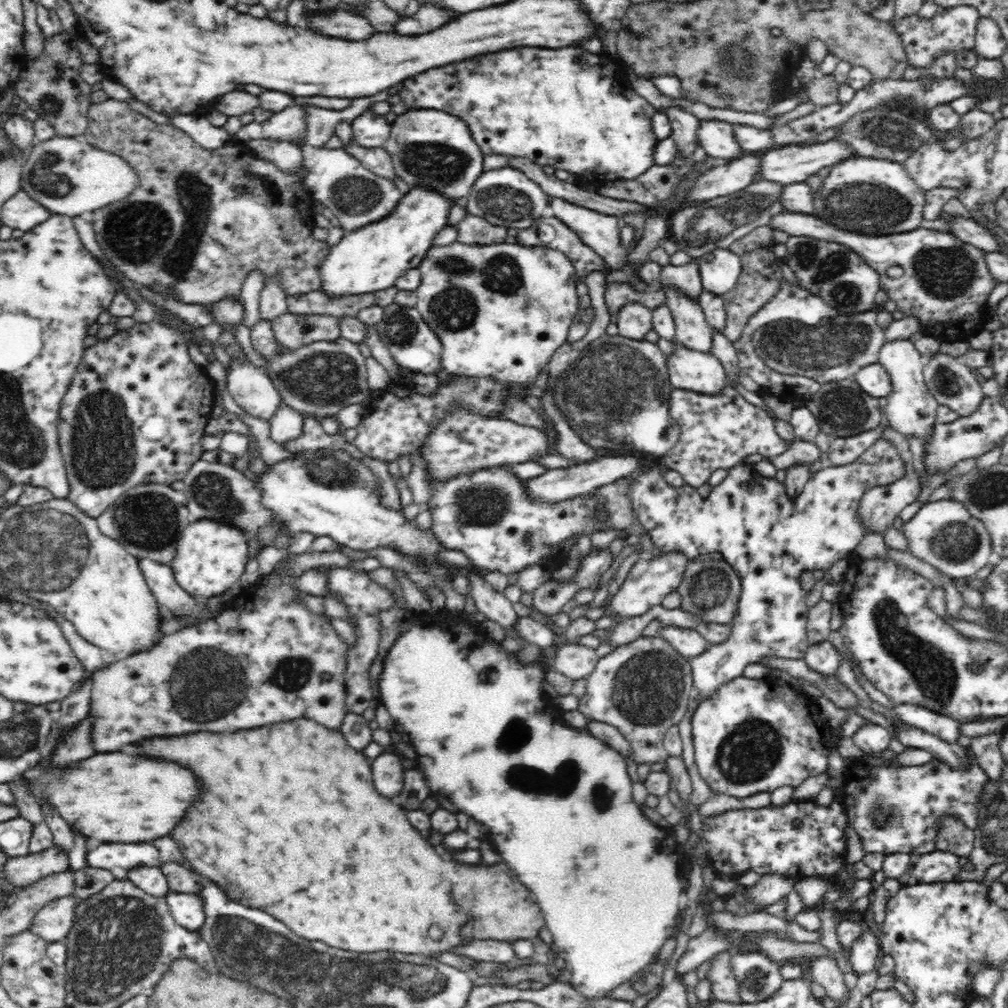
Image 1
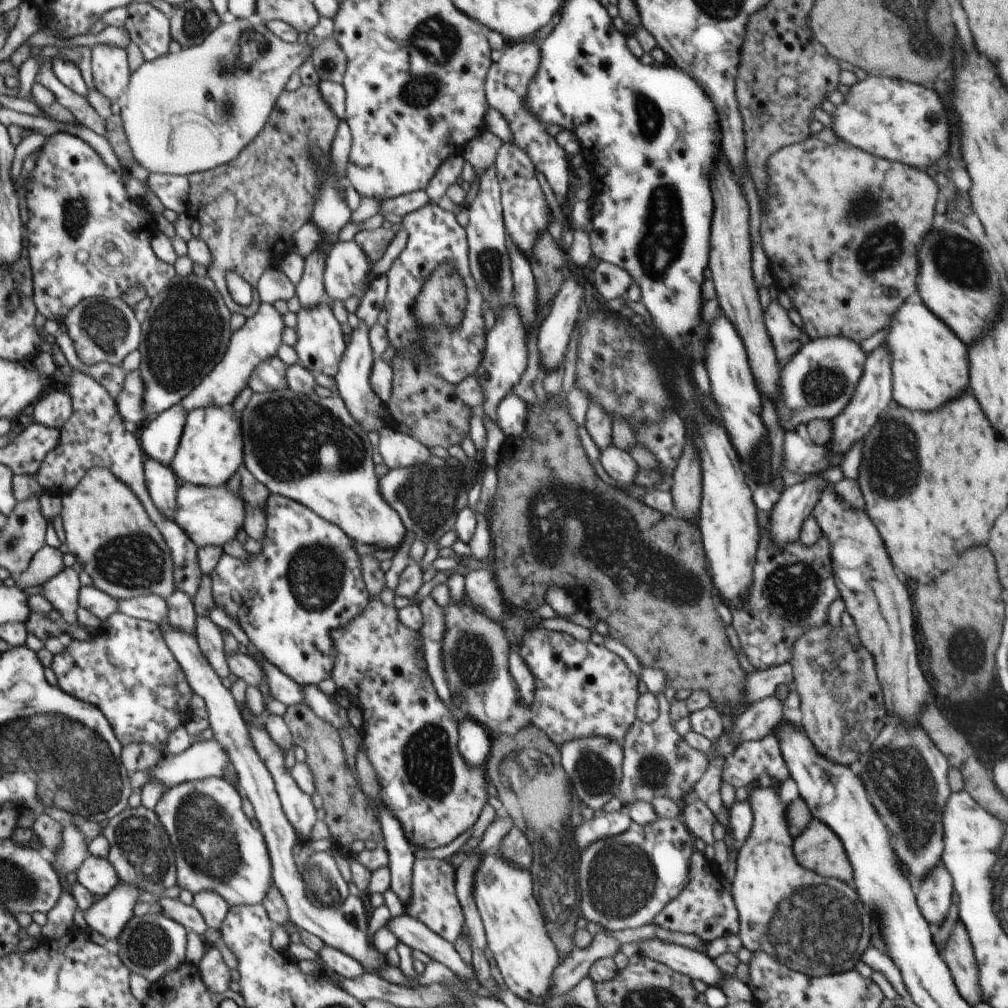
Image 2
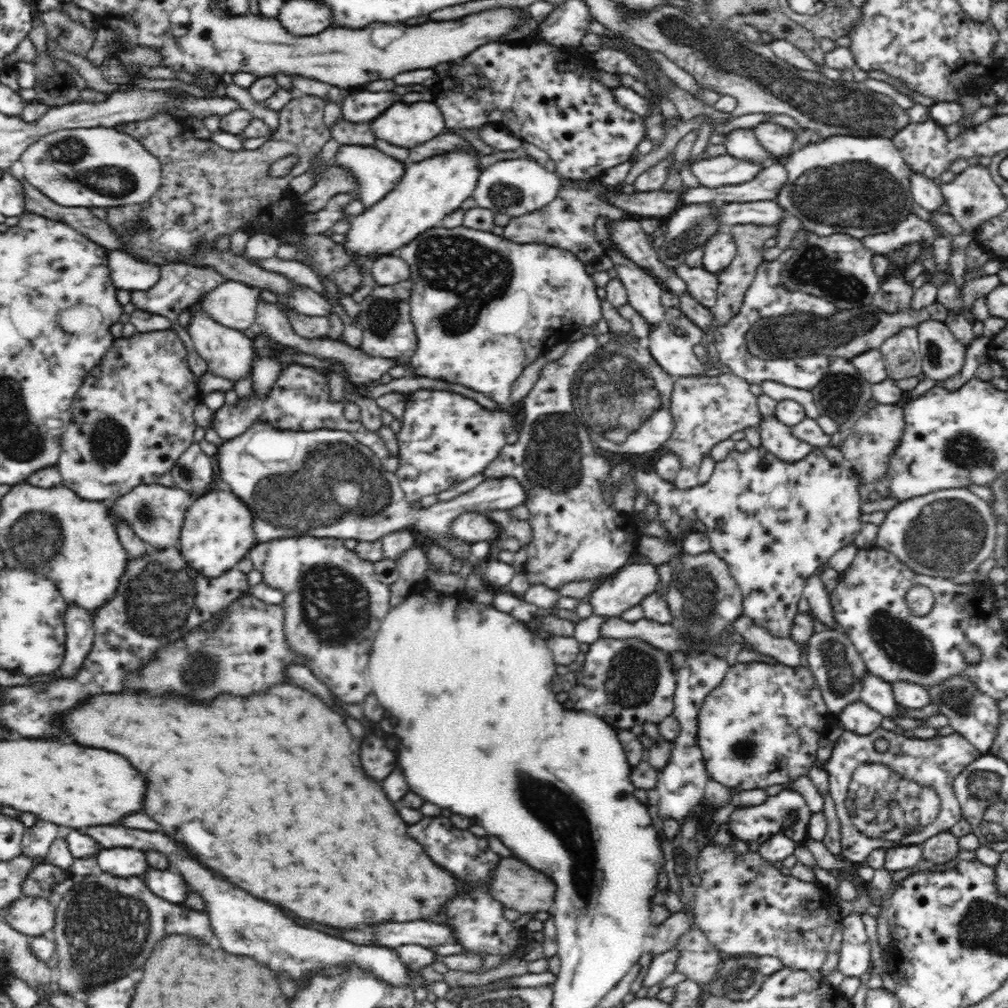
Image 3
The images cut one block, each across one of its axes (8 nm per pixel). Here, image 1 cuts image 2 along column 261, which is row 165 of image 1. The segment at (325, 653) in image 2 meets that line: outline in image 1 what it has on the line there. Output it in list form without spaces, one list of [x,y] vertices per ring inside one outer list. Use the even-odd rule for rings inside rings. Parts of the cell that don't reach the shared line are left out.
[[[565,46],[558,47],[515,47],[514,49],[501,50],[495,53],[480,54],[472,58],[466,58],[462,62],[454,62],[452,65],[445,65],[438,70],[430,70],[424,74],[416,74],[414,78],[404,80],[404,86],[398,94],[402,94],[402,102],[408,107],[416,109],[434,108],[466,122],[470,135],[474,137],[474,143],[480,147],[480,151],[486,156],[512,156],[524,157],[543,167],[553,166],[558,170],[567,170],[572,174],[590,174],[590,176],[604,176],[604,174],[614,174],[614,178],[637,179],[640,174],[645,173],[650,166],[654,165],[654,148],[658,144],[658,138],[652,129],[652,116],[656,114],[656,109],[650,105],[642,96],[634,92],[630,81],[623,74],[624,67],[618,61],[613,60],[606,52],[600,54],[590,53],[582,47]]]

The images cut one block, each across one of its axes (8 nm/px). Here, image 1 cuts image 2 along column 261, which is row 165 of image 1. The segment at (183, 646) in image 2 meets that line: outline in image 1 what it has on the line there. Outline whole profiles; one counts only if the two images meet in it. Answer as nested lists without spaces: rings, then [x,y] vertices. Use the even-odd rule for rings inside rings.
[[[836,140],[824,142],[824,144],[804,144],[790,145],[782,148],[770,149],[767,152],[760,153],[762,162],[759,164],[757,178],[759,180],[770,180],[782,185],[789,185],[797,182],[806,182],[806,179],[813,174],[817,174],[821,168],[828,168],[834,163],[848,158],[854,158],[856,151],[848,148],[848,145]]]

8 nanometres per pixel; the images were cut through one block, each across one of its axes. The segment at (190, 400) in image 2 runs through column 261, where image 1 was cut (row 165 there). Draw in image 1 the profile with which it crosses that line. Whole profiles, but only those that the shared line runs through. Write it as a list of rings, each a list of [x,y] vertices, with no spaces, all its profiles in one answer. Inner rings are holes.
[[[307,142],[302,144],[304,189],[320,203],[329,206],[332,214],[339,219],[341,228],[350,232],[364,226],[384,220],[390,216],[403,197],[392,179],[376,175],[358,162],[343,149],[313,148]]]

